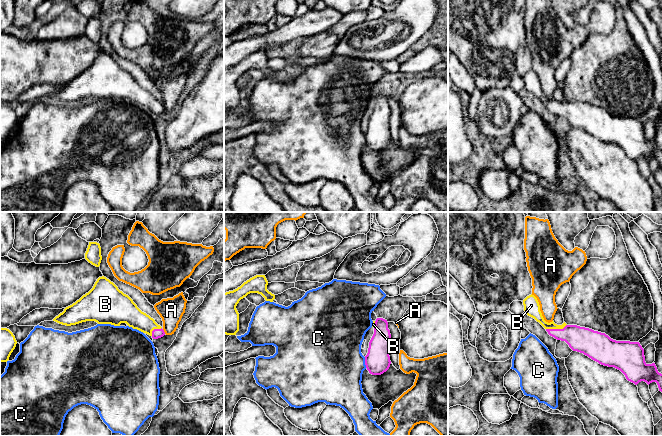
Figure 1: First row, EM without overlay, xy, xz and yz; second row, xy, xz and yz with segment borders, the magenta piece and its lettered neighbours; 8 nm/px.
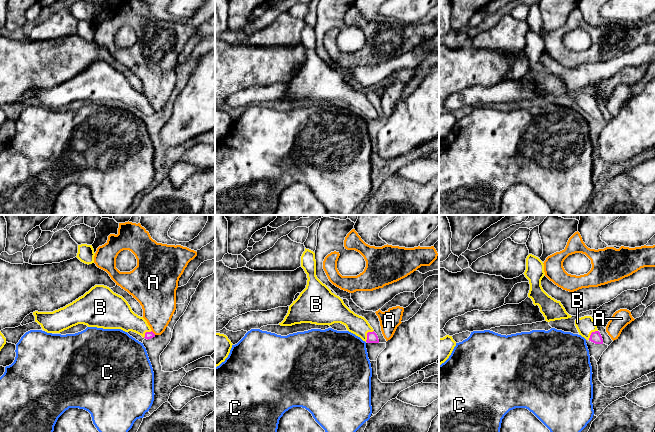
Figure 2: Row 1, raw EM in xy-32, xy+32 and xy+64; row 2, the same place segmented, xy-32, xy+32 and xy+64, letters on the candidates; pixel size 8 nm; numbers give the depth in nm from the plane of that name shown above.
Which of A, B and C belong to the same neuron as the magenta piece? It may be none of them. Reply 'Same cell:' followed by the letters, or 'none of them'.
Same cell: B

